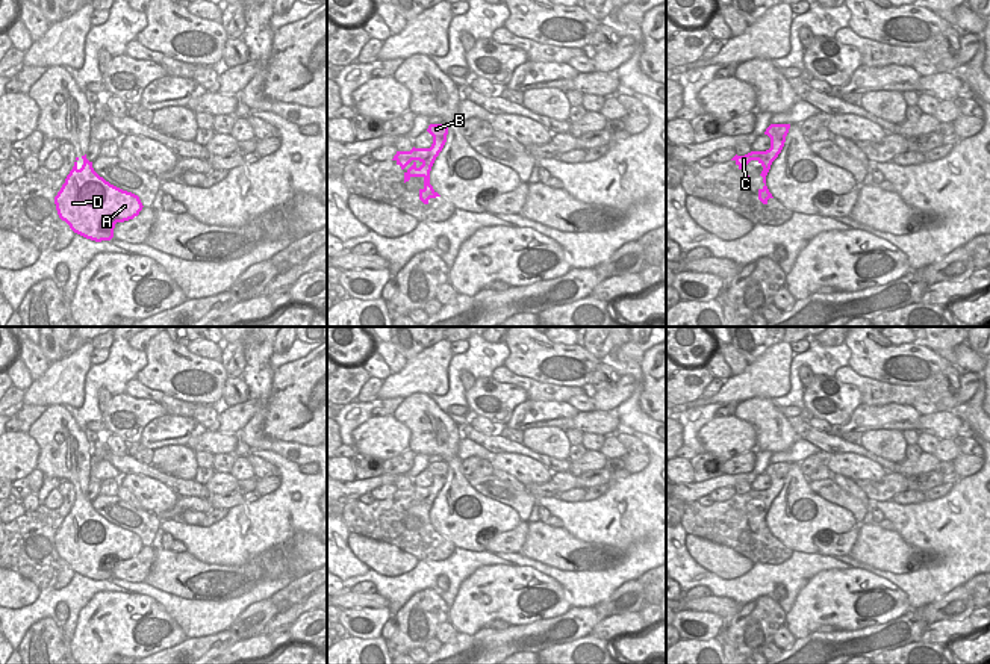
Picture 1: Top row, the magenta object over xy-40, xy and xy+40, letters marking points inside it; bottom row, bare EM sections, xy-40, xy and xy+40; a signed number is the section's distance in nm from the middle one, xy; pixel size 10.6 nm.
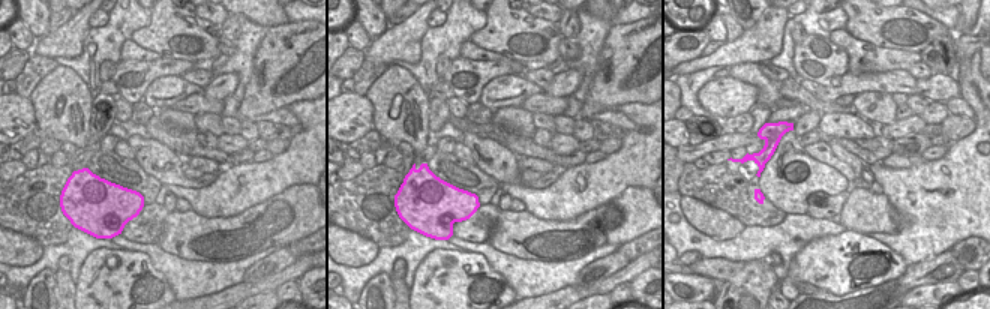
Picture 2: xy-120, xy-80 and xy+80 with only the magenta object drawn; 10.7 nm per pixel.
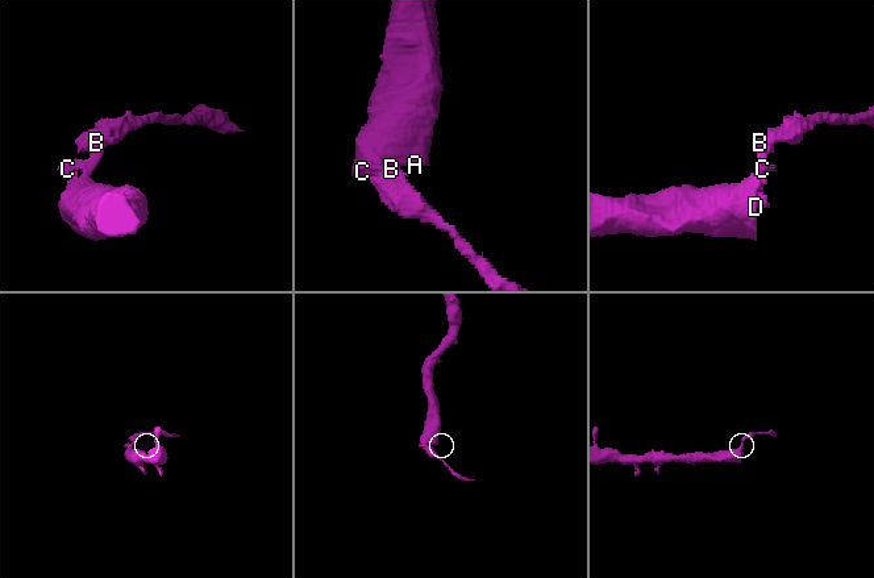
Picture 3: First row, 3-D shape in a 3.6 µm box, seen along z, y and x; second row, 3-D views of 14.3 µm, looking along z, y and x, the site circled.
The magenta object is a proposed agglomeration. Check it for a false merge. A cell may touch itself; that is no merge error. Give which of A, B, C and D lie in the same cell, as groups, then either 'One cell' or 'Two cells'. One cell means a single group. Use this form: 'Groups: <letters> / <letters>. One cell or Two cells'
Groups: A C D / B. Two cells.

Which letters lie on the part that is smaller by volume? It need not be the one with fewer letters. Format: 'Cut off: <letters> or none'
Cut off: B

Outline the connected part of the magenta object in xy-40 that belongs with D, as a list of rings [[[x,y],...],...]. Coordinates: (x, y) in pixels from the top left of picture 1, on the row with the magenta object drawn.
[[[82,156],[54,197],[58,215],[70,228],[95,242],[111,240],[117,222],[133,219],[142,210],[138,195],[123,191],[100,177],[92,162]]]

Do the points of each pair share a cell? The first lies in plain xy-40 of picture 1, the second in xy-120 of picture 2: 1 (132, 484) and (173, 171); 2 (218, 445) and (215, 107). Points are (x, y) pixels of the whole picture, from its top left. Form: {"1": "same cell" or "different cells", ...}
{"1": "same cell", "2": "same cell"}

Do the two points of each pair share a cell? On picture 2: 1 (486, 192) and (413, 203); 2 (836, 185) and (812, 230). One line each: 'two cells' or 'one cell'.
1: one cell
2: two cells

